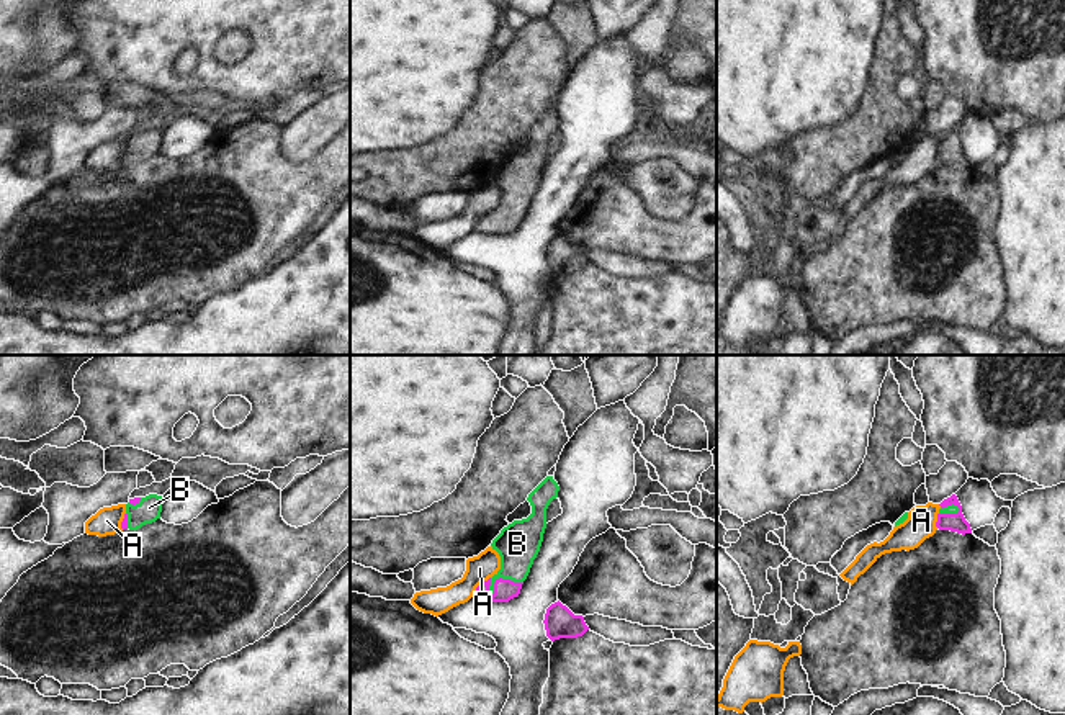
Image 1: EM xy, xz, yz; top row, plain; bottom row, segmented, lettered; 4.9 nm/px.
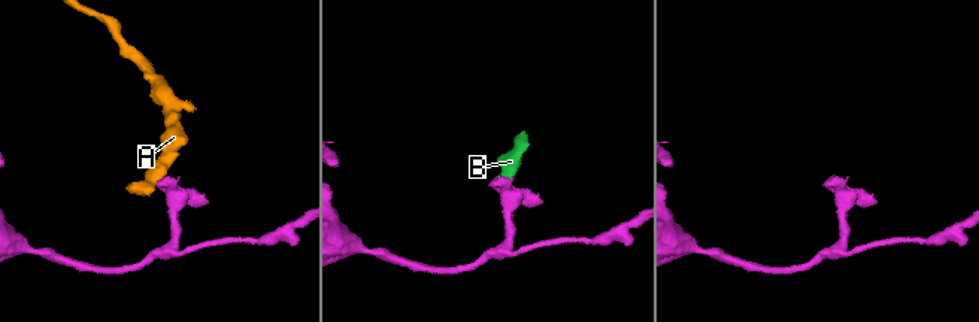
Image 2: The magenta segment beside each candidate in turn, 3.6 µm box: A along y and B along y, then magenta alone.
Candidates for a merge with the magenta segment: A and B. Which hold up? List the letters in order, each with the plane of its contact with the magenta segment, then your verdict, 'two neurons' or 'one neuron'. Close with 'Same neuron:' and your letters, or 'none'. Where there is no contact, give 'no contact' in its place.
A: xz | two neurons
B: xz | one neuron
Same neuron: B

